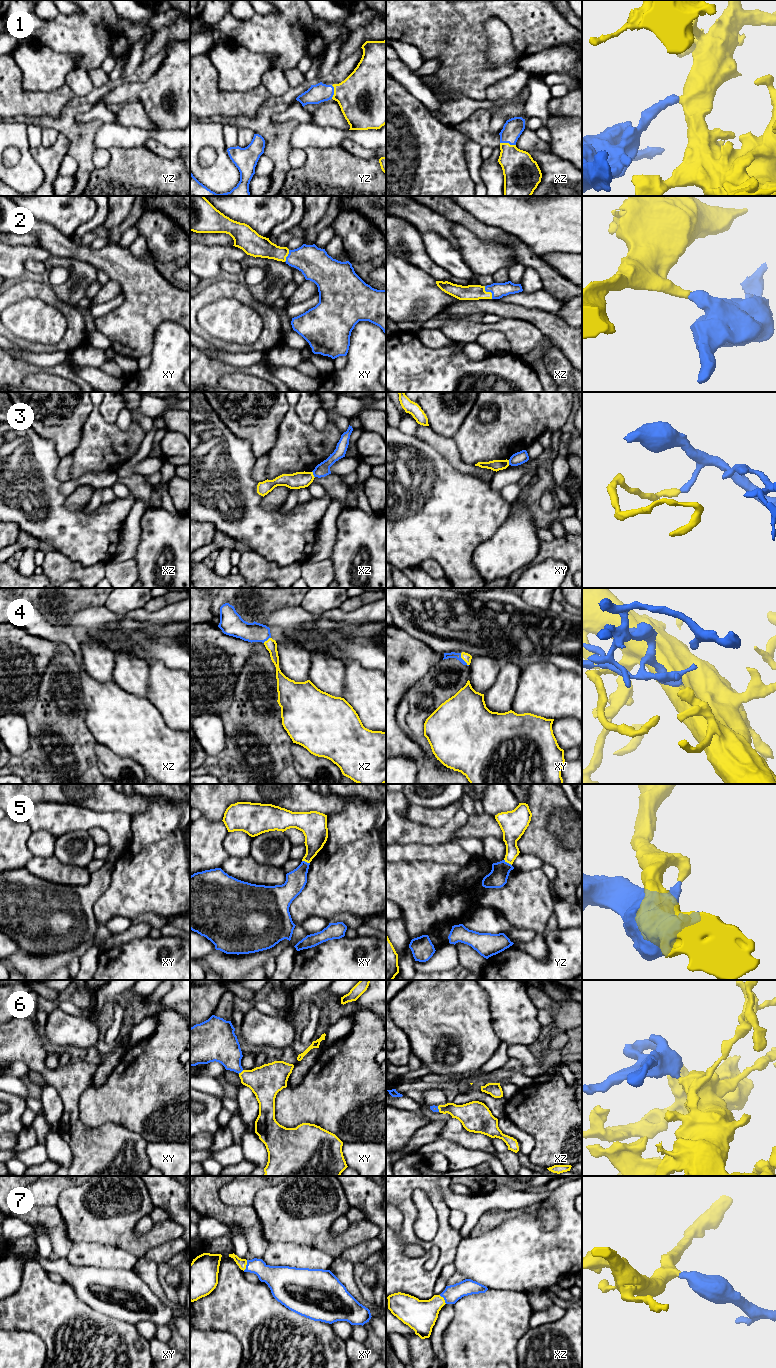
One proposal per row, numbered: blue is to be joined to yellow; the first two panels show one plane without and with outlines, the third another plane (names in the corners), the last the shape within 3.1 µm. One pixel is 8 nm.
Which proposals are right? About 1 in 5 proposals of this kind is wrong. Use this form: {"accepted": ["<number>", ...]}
{"accepted": ["1", "2", "4", "6", "7"]}

